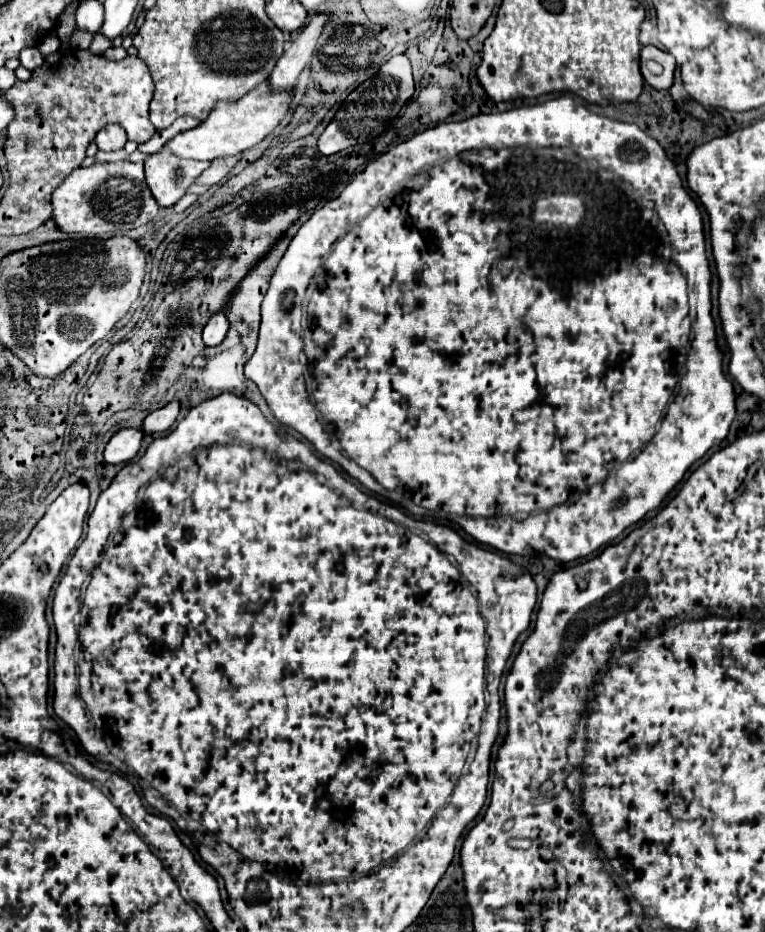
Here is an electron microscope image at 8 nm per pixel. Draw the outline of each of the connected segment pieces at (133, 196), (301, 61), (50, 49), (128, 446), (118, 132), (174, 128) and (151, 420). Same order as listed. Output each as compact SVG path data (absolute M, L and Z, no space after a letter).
M95 162L87 168L73 170L53 192L53 218L63 232L87 232L87 234L105 234L105 232L127 232L151 222L157 216L157 200L153 198L145 174L143 162Z
M325 14L313 16L313 20L307 26L303 26L303 30L295 36L295 40L291 44L287 44L285 54L279 58L279 62L275 64L275 68L269 76L269 84L275 92L289 90L297 82L297 76L309 64L309 60L315 52L315 42L317 42L325 22L327 22Z
M45 36L45 38L41 40L41 44L39 44L39 50L41 50L41 54L47 58L47 56L55 54L55 52L59 50L59 46L61 46L61 40L59 40L57 36Z
M123 428L117 434L111 436L111 440L105 446L105 462L109 464L121 464L135 458L135 454L141 448L143 432L137 428Z
M109 124L101 128L95 136L95 144L99 146L99 150L121 150L125 142L127 142L127 134L117 124Z
M181 116L181 118L177 118L173 124L171 124L171 136L173 134L179 134L179 132L183 132L183 130L189 130L189 128L195 128L199 122L195 120L195 118L189 118L189 116Z
M173 400L169 402L167 406L151 412L145 420L143 420L143 426L141 430L145 434L153 434L153 432L165 432L167 428L171 428L171 424L177 420L177 414L179 414L179 402Z

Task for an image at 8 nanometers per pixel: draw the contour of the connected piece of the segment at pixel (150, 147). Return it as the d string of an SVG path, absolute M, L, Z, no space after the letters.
M161 130L161 132L155 132L155 136L143 144L139 144L139 152L145 152L145 154L153 154L157 150L161 150L161 144L167 140L167 130Z

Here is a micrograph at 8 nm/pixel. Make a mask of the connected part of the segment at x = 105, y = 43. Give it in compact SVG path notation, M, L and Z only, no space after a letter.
M95 36L93 38L93 42L91 42L91 46L89 46L89 52L91 54L95 54L95 56L99 56L99 54L103 54L107 48L111 48L111 40L107 40L105 36Z

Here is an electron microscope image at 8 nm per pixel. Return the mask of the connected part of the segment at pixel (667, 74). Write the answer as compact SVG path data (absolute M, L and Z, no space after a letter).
M643 46L641 50L641 74L647 84L657 90L665 90L673 84L675 62L673 56L655 46Z

